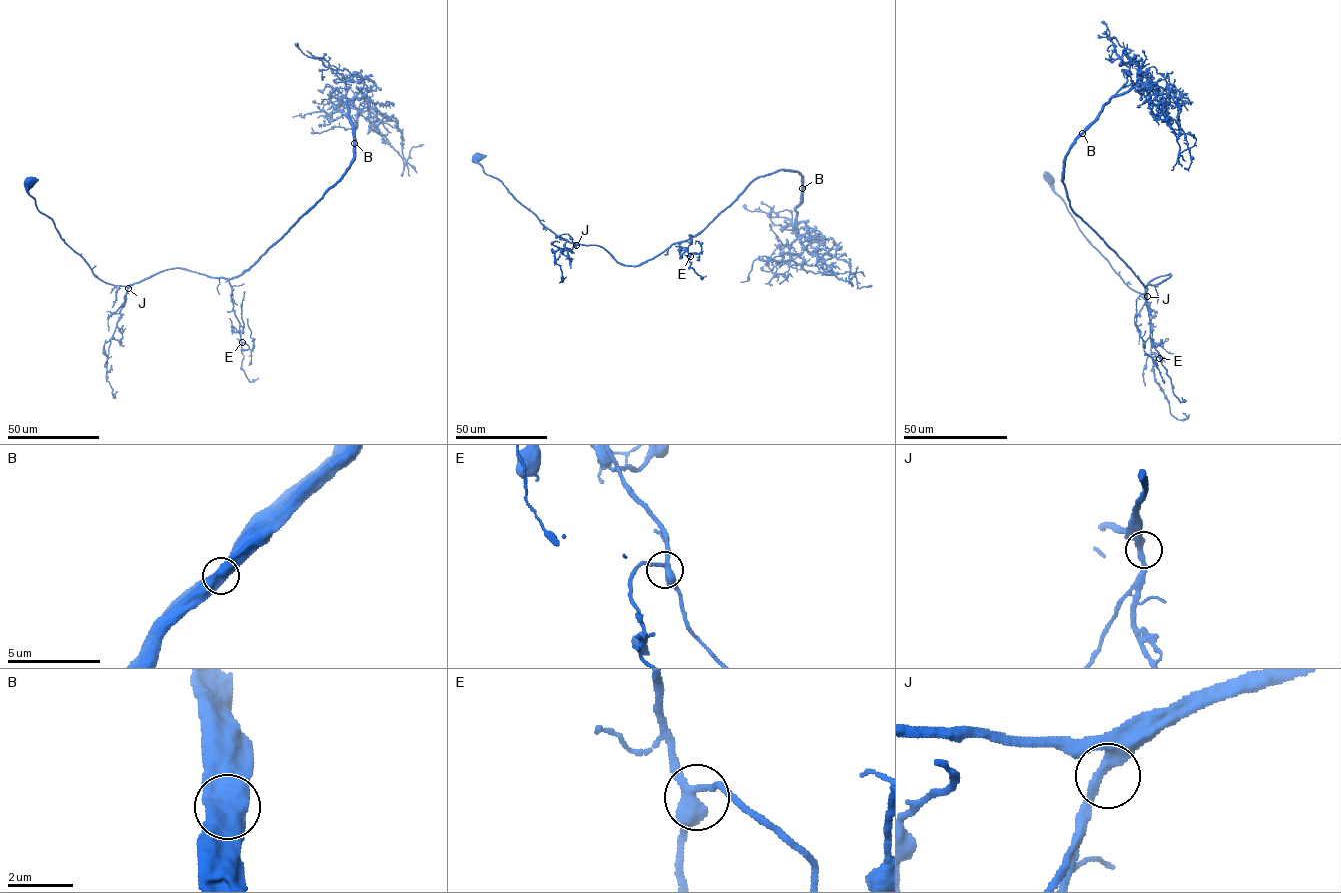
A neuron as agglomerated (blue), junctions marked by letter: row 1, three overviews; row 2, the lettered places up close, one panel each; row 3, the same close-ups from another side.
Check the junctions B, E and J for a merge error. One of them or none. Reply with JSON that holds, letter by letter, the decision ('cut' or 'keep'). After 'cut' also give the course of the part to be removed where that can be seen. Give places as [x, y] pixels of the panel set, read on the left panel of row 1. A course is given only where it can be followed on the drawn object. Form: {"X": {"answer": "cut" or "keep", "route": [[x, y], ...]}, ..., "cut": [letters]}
{"B": {"answer": "keep"}, "E": {"answer": "keep"}, "J": {"answer": "keep"}, "cut": []}

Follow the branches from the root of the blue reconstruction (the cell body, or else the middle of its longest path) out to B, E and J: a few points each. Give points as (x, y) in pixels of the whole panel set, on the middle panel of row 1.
B: (476, 158), (560, 238), (600, 245), (626, 265), (694, 237), (759, 177), (796, 171), (802, 188)
E: (476, 158), (486, 173), (562, 239), (600, 245), (626, 265), (645, 263), (676, 243), (687, 247), (690, 256)
J: (476, 158), (483, 171), (498, 178), (546, 227), (576, 245)

